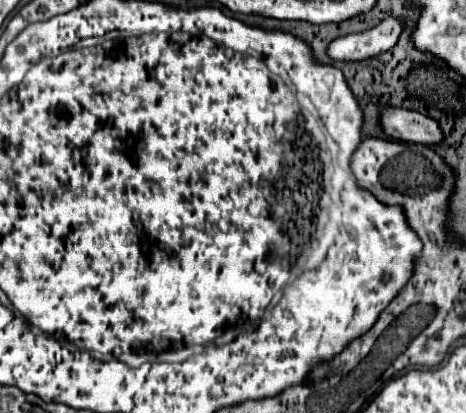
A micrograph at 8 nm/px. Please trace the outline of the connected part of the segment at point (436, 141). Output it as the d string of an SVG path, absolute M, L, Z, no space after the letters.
M382 109L382 129L400 141L424 143L424 145L440 145L444 141L444 133L440 125L416 111L408 109Z

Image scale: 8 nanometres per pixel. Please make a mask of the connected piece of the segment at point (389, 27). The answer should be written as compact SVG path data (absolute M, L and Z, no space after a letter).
M390 17L366 33L346 35L338 41L332 41L328 47L328 55L338 61L362 61L366 57L380 55L394 47L400 31L402 21Z

